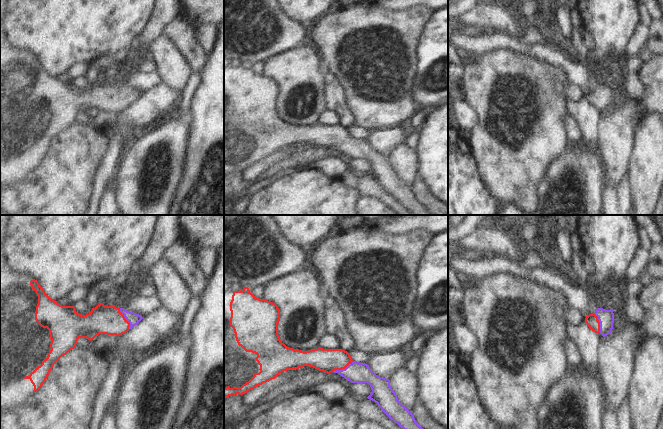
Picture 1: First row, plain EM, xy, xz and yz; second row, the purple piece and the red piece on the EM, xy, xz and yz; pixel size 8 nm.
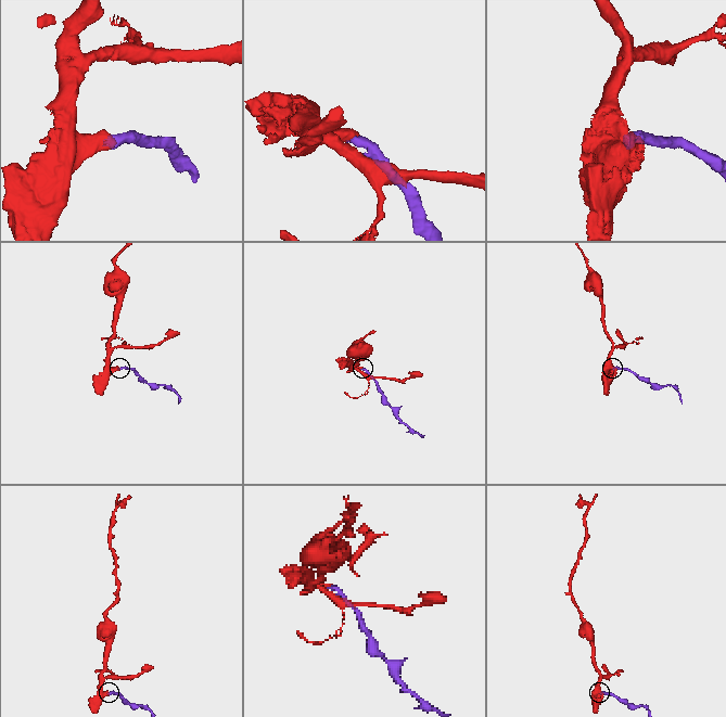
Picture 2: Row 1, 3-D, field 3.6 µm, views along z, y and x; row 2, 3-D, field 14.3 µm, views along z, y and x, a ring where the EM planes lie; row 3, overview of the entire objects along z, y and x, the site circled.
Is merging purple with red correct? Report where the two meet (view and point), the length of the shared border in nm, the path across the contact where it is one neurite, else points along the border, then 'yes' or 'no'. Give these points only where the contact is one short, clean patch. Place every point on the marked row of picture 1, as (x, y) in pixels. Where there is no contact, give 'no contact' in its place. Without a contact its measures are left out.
contact xz (342, 369); length 190 nm; way xz (356, 372), (342, 369), (333, 360), (327, 360); yes

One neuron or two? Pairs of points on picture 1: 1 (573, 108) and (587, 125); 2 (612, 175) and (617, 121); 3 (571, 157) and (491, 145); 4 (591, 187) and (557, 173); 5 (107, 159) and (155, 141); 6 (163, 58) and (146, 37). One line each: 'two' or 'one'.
1: one
2: one
3: two
4: one
5: two
6: two

